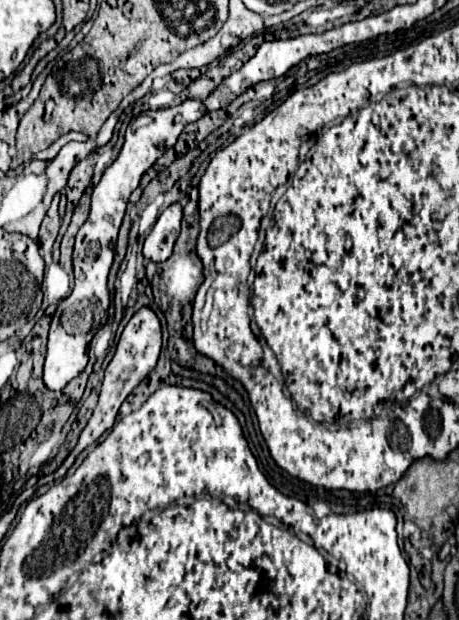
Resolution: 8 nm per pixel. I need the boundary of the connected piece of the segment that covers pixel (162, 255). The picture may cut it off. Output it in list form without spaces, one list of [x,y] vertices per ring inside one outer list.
[[[179,202],[171,204],[155,222],[151,228],[145,246],[143,246],[143,256],[153,262],[165,262],[171,252],[173,244],[179,236],[181,230],[181,218],[183,218],[183,206]]]

